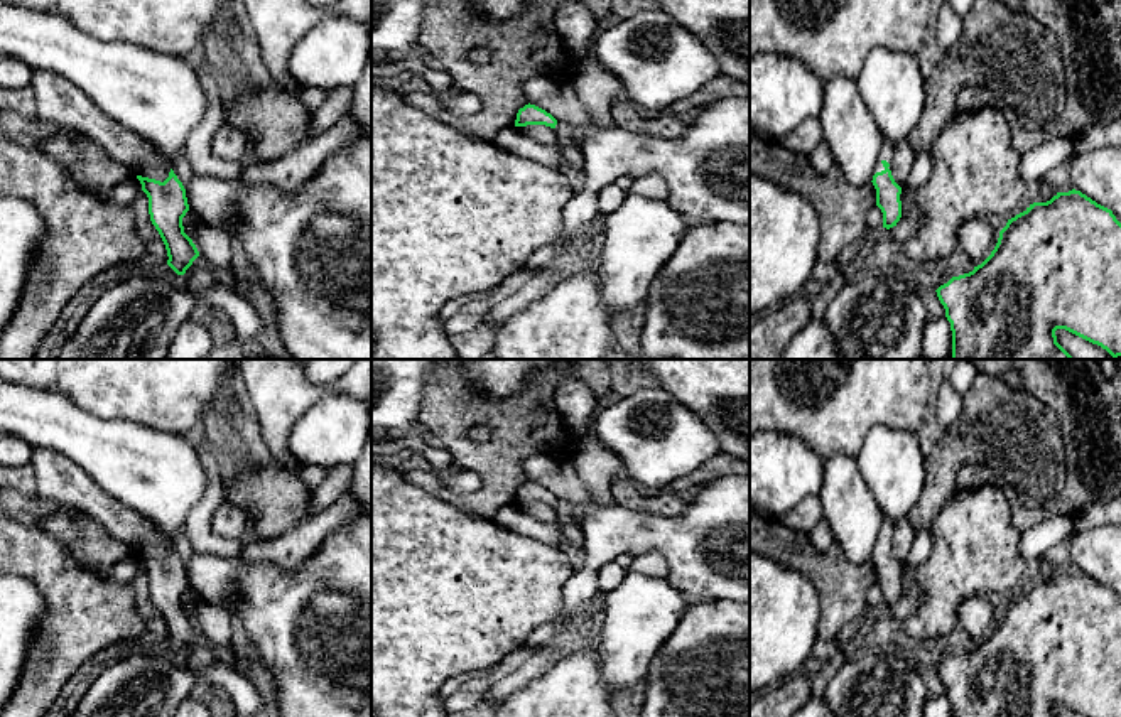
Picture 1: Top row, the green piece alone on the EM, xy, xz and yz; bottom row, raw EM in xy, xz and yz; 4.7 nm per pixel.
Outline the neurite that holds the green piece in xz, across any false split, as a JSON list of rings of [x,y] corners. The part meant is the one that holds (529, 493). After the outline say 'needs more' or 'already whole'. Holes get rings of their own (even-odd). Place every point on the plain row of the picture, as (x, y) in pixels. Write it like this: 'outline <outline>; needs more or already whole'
outline [[[528,481],[518,488],[515,498],[515,504],[527,504],[527,503],[545,503],[555,506],[557,498],[545,488]]]; already whole

